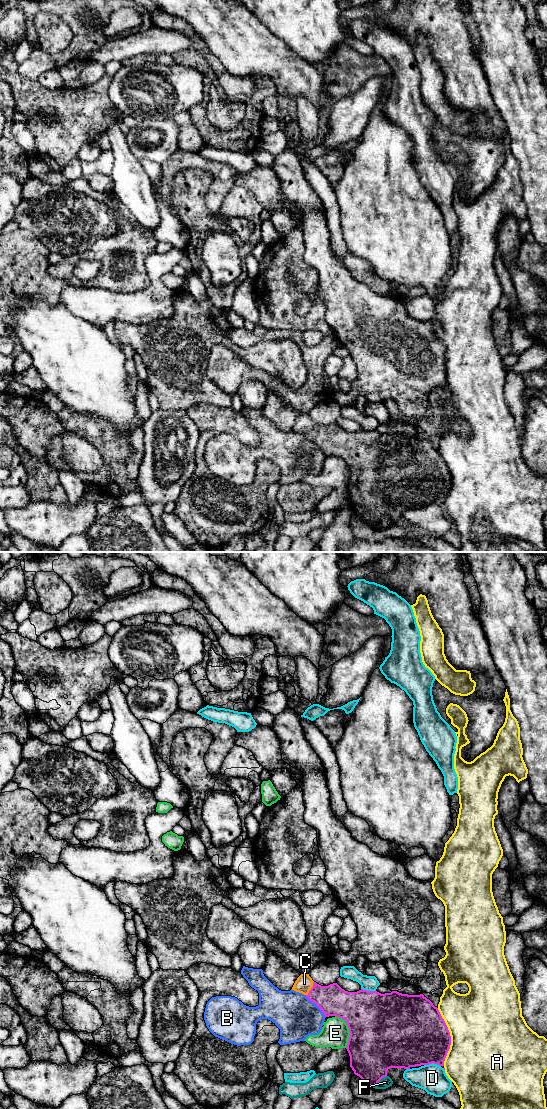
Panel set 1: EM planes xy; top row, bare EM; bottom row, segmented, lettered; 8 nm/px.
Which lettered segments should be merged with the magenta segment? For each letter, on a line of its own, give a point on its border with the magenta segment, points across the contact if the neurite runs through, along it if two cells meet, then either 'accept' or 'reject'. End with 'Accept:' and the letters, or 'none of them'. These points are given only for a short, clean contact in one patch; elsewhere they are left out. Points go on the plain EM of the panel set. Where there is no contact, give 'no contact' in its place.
A: meets magenta in xy at (450, 477); reject
B: meets magenta in xy at (316, 444); reject
C: meets magenta in xy at (311, 429); runs through xy (333, 440), (319, 435), (311, 429), (304, 423); accept
D: meets magenta in xy at (432, 502); reject
E: meets magenta in xy at (349, 470); reject
F: meets magenta in xy at (379, 520); reject
Accept: C

